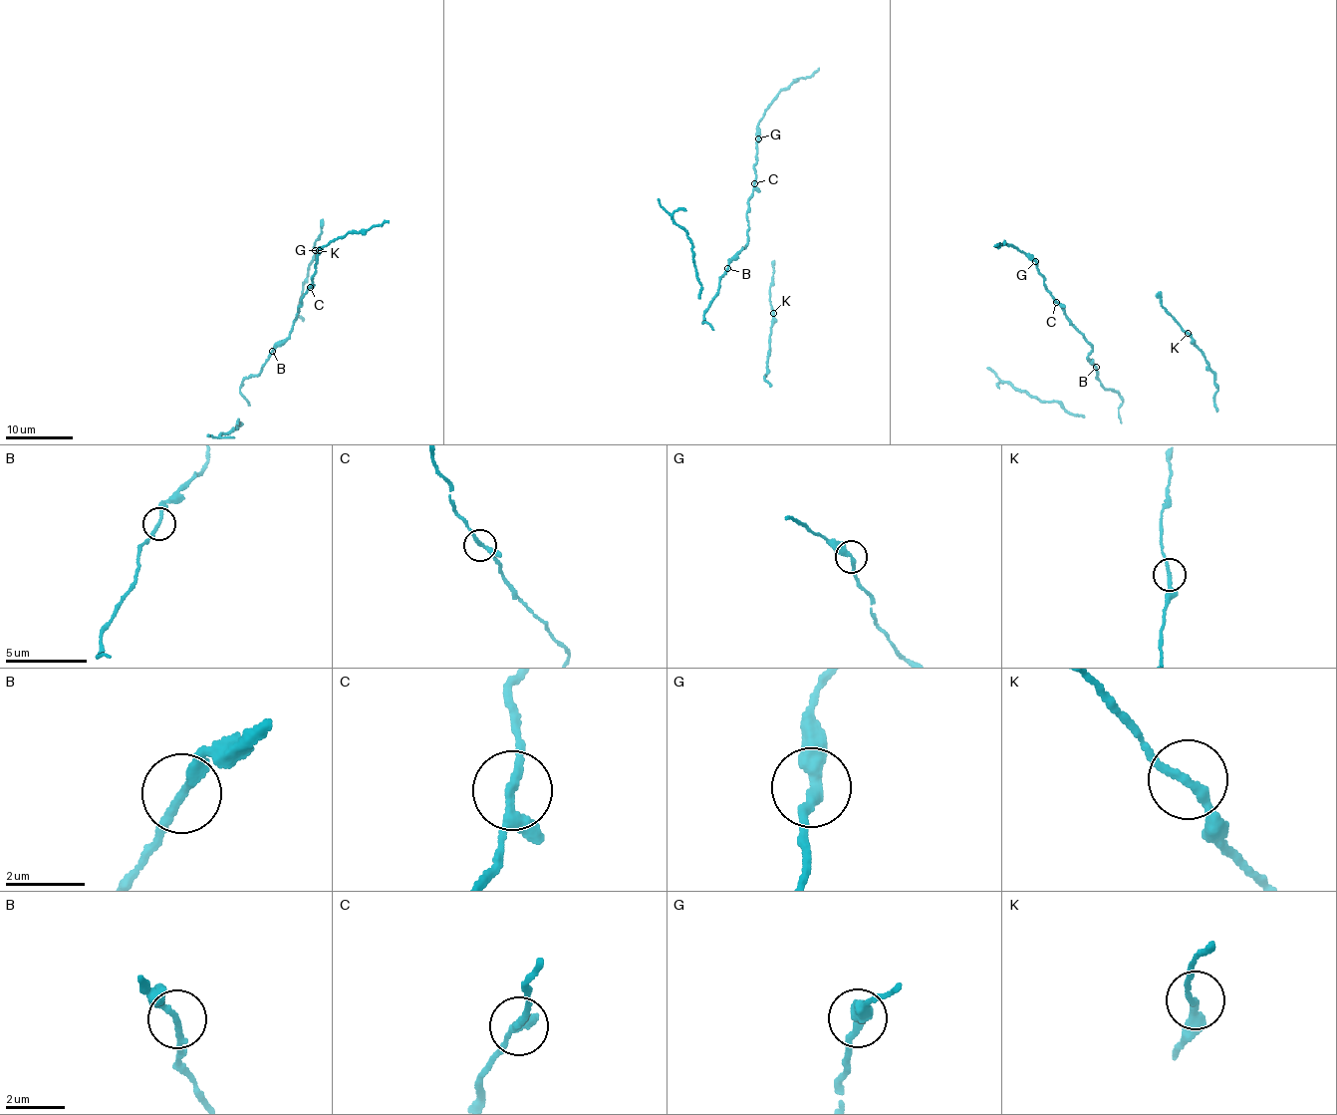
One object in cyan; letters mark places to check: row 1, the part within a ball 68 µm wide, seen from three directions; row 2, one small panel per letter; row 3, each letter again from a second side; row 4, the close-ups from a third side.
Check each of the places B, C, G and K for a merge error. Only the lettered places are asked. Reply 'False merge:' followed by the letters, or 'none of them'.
False merge: none of them

